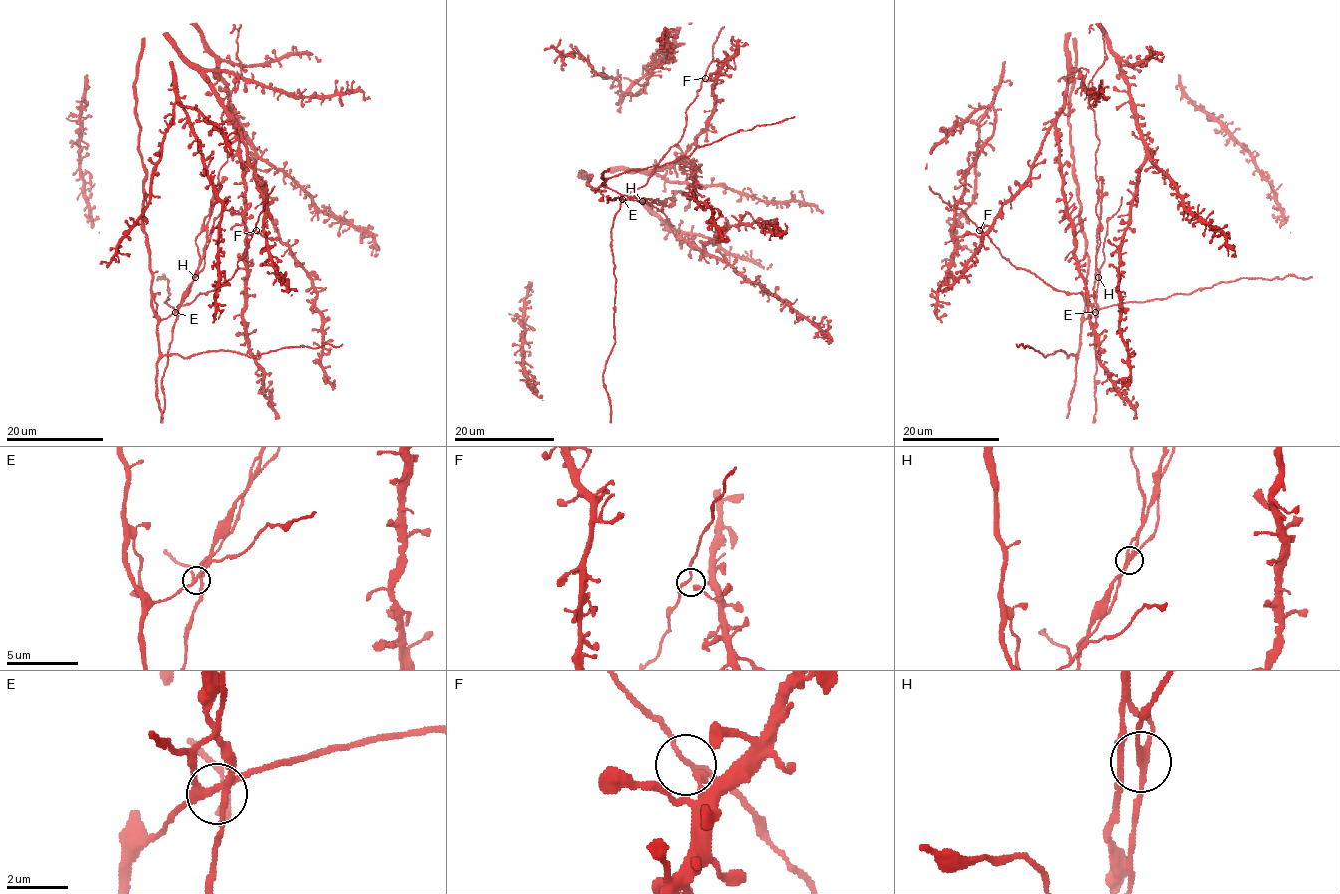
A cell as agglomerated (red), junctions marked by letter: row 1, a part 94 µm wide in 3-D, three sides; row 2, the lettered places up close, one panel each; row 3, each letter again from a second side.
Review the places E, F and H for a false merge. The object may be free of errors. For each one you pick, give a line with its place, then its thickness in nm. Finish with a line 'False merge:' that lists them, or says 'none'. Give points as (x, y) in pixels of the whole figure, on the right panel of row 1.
H: at (1098, 277); 200 nm thick
False merge: H

